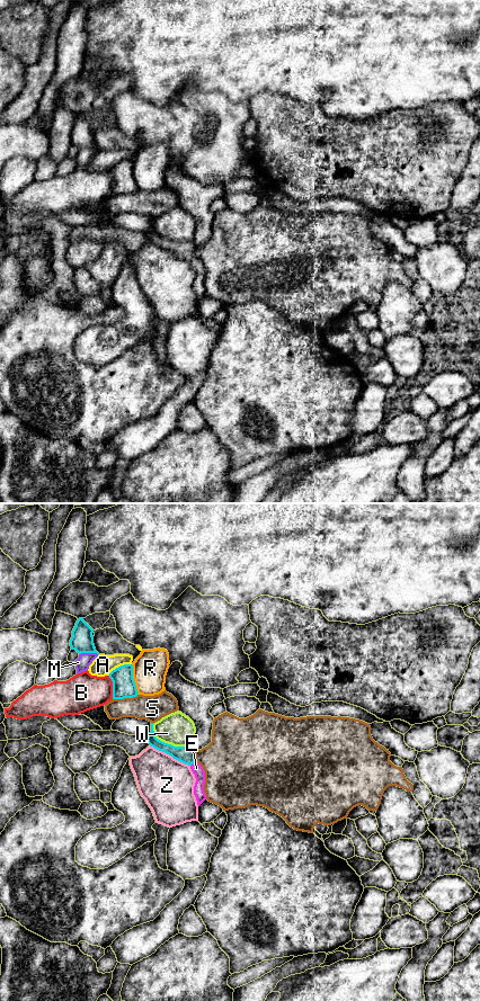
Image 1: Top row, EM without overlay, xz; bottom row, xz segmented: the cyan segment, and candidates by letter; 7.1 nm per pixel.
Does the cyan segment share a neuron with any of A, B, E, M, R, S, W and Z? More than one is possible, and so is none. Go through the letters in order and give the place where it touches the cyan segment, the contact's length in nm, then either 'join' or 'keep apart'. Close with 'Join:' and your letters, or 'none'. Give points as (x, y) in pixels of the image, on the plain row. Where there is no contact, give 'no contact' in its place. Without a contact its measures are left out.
A: xz (121, 161) | 190 nm | keep apart
B: xz (113, 182) | 170 nm | keep apart
E: xz (193, 258) | 50 nm | join
M: xz (89, 148) | 140 nm | keep apart
R: xz (133, 175) | 220 nm | keep apart
S: xz (125, 193) | 190 nm | keep apart
W: xz (167, 239) | 340 nm | keep apart
Z: xz (170, 250) | 320 nm | keep apart
Join: E

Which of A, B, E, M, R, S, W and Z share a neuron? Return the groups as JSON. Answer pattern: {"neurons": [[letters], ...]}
{"neurons": [["A"], ["B"], ["E"], ["M"], ["R"], ["S"], ["W"], ["Z"]]}

